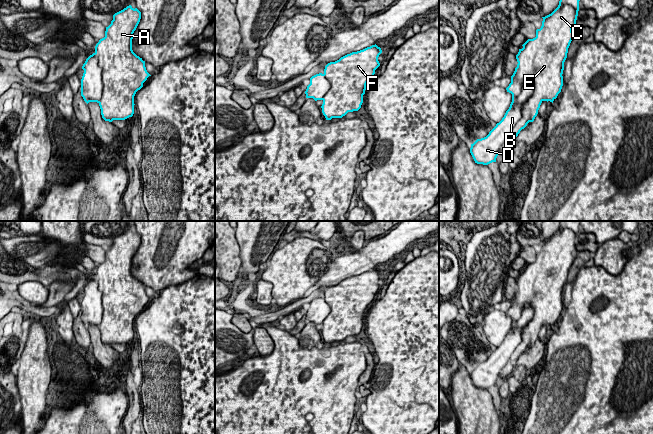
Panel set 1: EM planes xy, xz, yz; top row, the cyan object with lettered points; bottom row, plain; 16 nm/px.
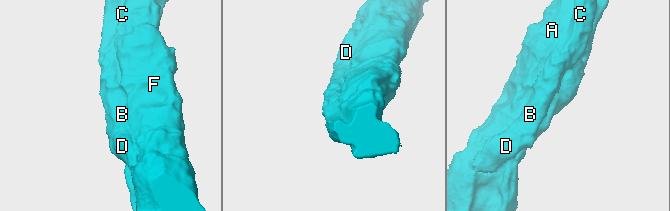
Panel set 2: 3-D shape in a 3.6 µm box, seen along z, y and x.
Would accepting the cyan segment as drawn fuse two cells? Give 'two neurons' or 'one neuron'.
one neuron

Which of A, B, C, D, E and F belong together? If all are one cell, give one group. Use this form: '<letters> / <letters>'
A B C D E F

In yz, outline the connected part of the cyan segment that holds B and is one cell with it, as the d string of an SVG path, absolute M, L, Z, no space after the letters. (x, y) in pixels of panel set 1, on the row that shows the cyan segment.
M560 0L558 7L549 15L542 17L542 26L536 30L536 37L528 39L519 49L516 55L517 67L513 75L511 76L511 83L506 88L507 92L512 94L512 102L509 109L506 111L502 120L496 124L496 126L489 132L489 134L481 139L477 139L471 144L470 153L477 164L488 165L492 162L496 162L496 158L499 154L503 157L506 152L513 147L512 135L518 136L520 131L524 129L529 122L533 122L538 114L538 110L543 101L553 101L557 98L561 92L563 86L563 70L564 62L567 58L568 48L575 35L572 32L572 28L576 27L576 20L579 11L580 0Z

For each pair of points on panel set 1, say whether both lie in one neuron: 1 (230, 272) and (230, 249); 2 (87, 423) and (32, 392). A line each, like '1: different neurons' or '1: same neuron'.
1: same neuron
2: different neurons

